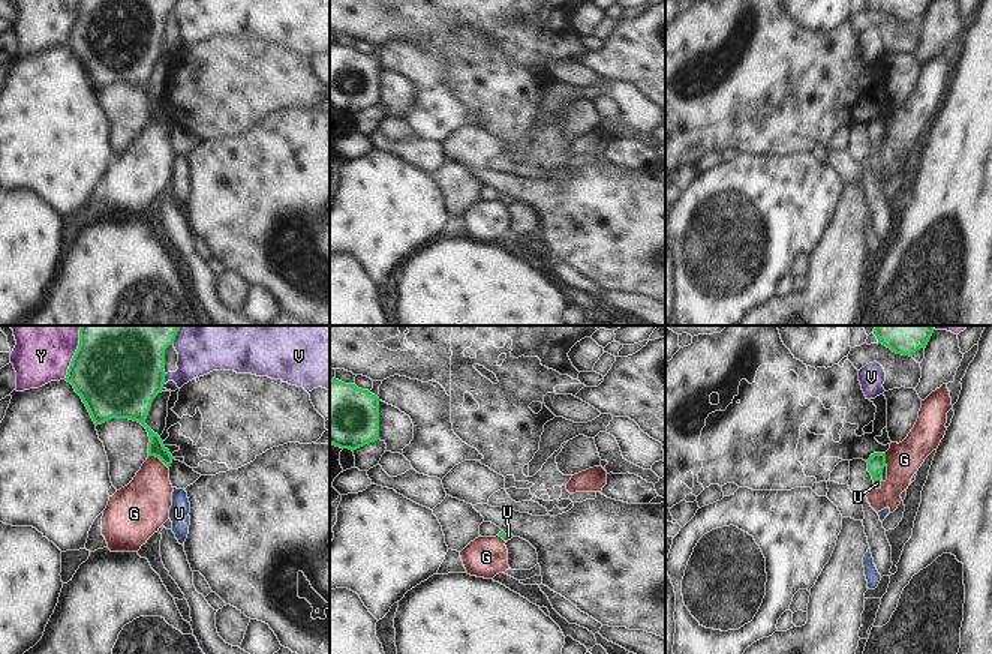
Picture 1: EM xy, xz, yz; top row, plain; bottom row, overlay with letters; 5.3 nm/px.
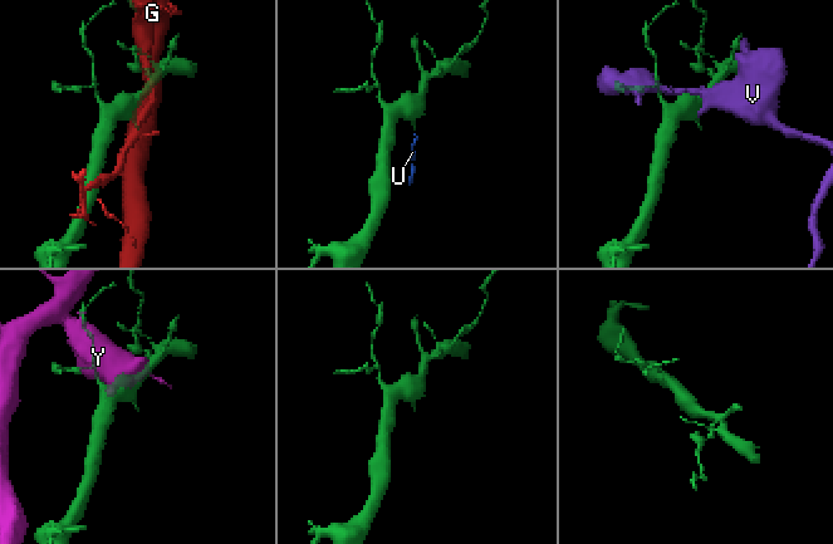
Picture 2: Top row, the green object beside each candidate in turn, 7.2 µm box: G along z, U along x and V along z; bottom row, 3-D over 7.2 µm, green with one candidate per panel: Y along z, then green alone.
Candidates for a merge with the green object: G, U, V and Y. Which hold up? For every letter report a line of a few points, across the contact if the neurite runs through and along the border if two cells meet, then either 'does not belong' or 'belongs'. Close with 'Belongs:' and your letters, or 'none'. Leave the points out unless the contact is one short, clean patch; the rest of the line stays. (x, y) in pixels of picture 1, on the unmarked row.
G: does not belong
U: line yz (877, 125), (877, 143), (877, 147); belongs
V: does not belong
Y: does not belong
Belongs: U

